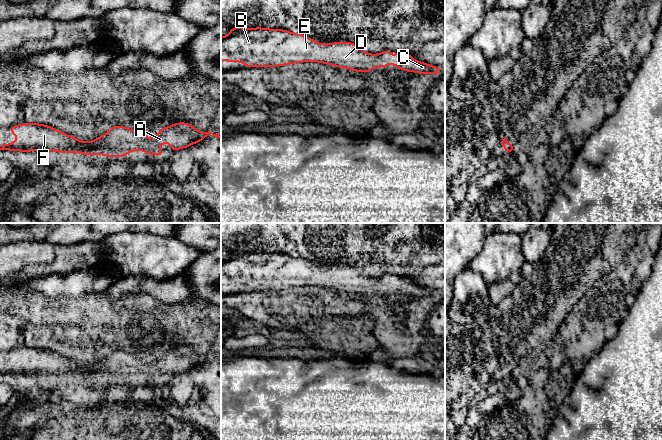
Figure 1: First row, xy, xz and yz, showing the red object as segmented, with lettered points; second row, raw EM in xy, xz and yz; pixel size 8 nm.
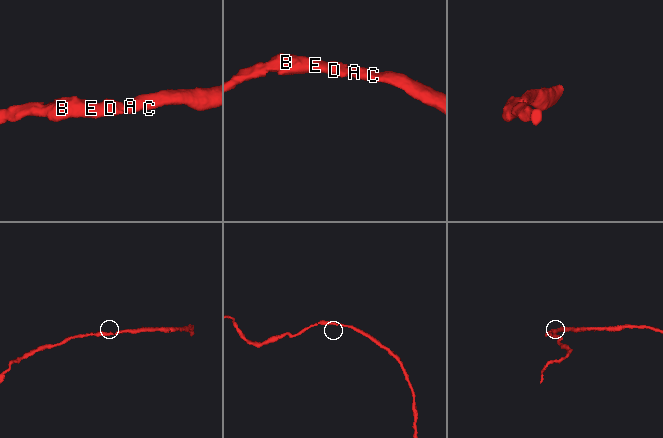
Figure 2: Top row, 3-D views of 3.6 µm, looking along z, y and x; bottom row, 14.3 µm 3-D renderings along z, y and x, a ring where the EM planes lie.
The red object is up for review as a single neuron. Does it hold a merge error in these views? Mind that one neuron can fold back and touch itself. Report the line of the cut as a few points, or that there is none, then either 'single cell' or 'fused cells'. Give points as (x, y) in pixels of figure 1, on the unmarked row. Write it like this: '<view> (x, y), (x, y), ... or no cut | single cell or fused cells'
no cut | single cell

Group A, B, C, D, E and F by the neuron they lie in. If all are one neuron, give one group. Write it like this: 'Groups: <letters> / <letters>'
Groups: A B C D E F

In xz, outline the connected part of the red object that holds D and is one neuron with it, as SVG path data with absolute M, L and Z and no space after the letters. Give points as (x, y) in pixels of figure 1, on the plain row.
M231 251L230 257L221 261L221 285L242 286L246 292L251 291L276 291L298 286L319 286L339 292L347 292L356 296L371 296L374 291L383 292L393 289L395 292L409 296L441 299L440 291L414 284L410 277L395 276L395 285L391 288L388 284L392 280L391 274L385 274L376 279L364 276L360 269L351 266L333 266L321 268L309 261L292 257L283 253L268 252L241 252Z

